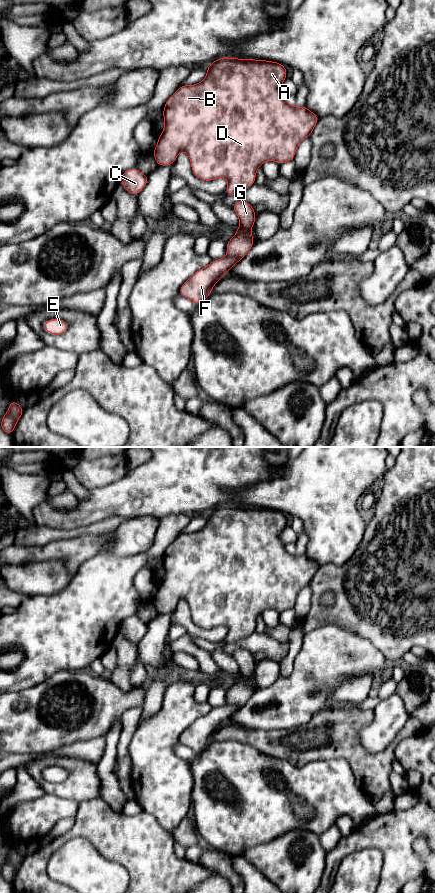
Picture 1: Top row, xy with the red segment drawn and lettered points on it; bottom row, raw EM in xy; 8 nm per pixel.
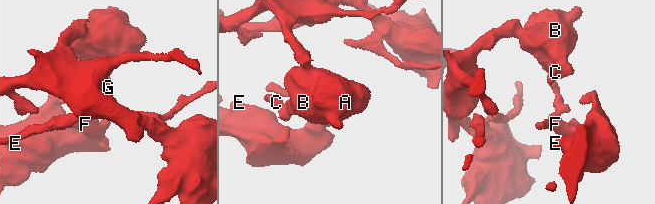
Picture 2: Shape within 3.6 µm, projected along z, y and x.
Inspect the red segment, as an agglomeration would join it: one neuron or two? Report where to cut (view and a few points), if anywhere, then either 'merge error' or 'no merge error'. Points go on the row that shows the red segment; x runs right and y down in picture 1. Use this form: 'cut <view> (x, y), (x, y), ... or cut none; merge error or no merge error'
cut xy (240, 225), (249, 229); merge error

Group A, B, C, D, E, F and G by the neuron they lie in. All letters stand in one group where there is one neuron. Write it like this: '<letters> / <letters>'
A B C D G / E F

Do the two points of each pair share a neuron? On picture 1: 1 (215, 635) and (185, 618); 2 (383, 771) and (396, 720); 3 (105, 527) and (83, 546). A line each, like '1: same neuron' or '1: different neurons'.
1: same neuron
2: different neurons
3: different neurons

